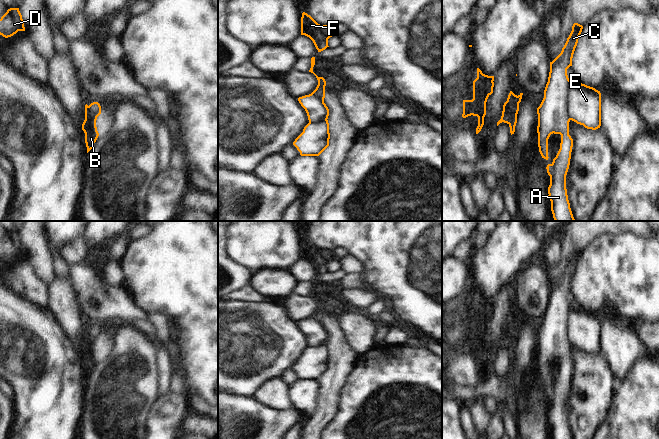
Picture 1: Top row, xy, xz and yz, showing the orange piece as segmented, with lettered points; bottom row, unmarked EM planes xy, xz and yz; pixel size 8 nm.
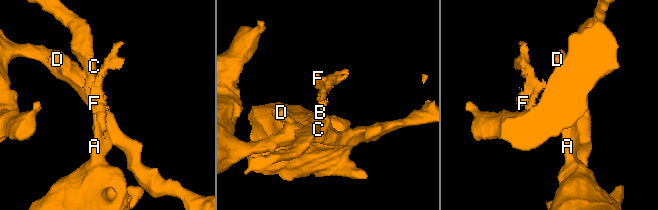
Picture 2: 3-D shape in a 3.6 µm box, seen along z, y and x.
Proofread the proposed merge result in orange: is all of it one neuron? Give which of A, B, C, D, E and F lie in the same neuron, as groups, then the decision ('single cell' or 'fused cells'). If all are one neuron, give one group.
A B C / D E F | fused cells

